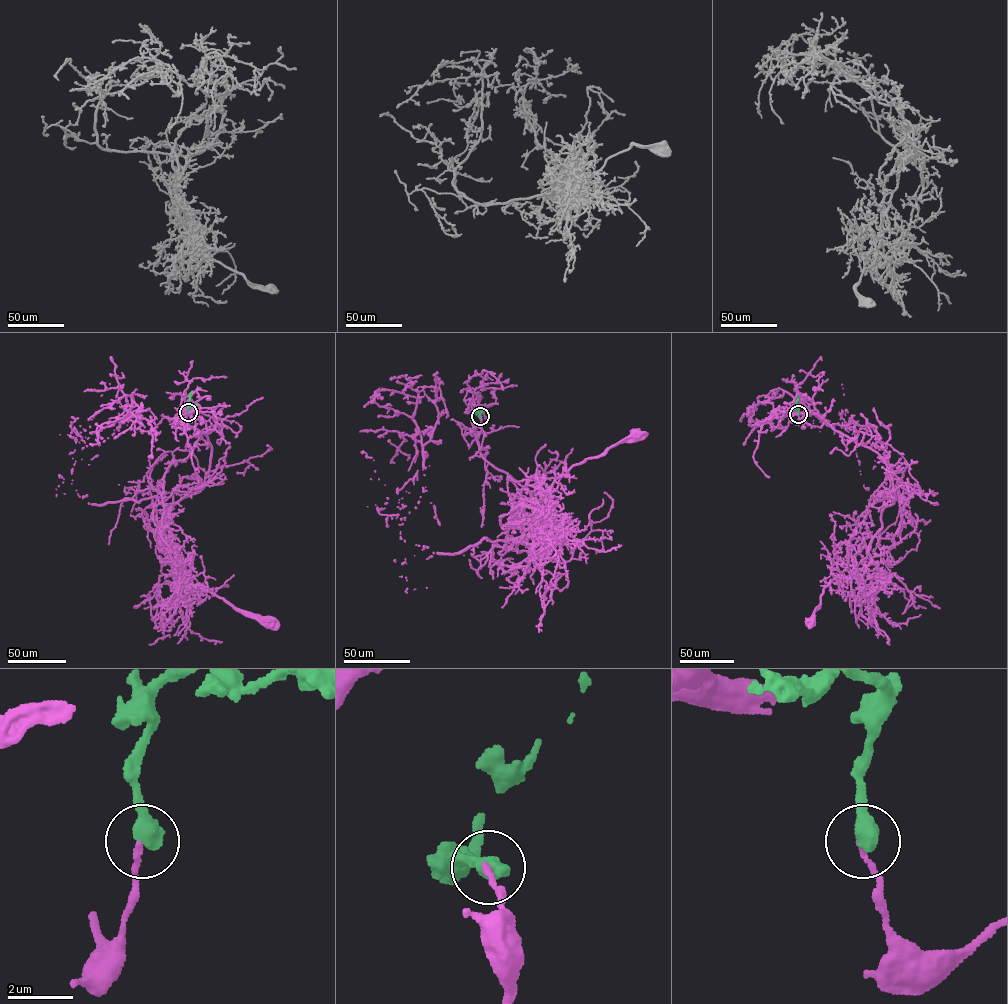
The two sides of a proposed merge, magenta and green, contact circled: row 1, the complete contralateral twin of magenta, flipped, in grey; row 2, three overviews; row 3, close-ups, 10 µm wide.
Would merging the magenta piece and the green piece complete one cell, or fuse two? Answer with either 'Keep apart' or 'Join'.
Keep apart

